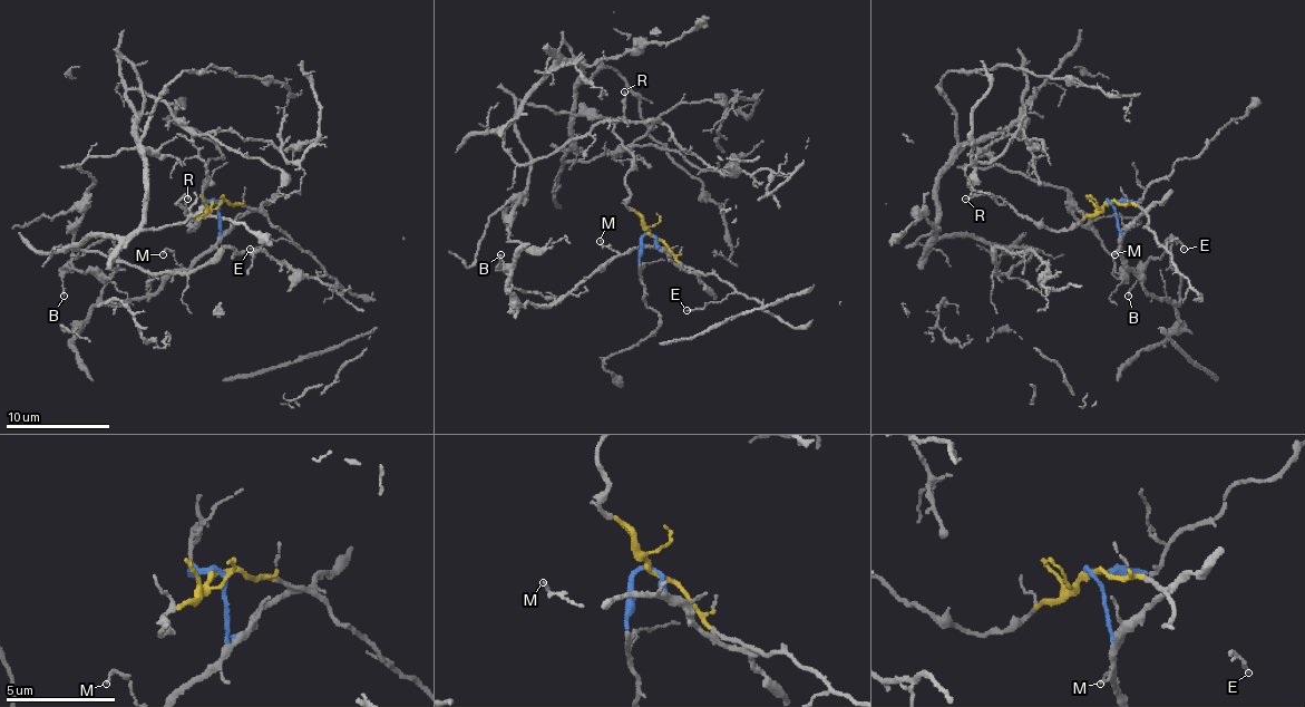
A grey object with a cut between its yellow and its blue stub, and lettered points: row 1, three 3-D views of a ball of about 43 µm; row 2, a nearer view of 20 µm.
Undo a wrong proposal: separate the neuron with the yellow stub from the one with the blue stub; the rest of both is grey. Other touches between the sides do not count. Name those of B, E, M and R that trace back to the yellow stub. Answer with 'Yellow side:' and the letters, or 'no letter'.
Yellow side: E, R

